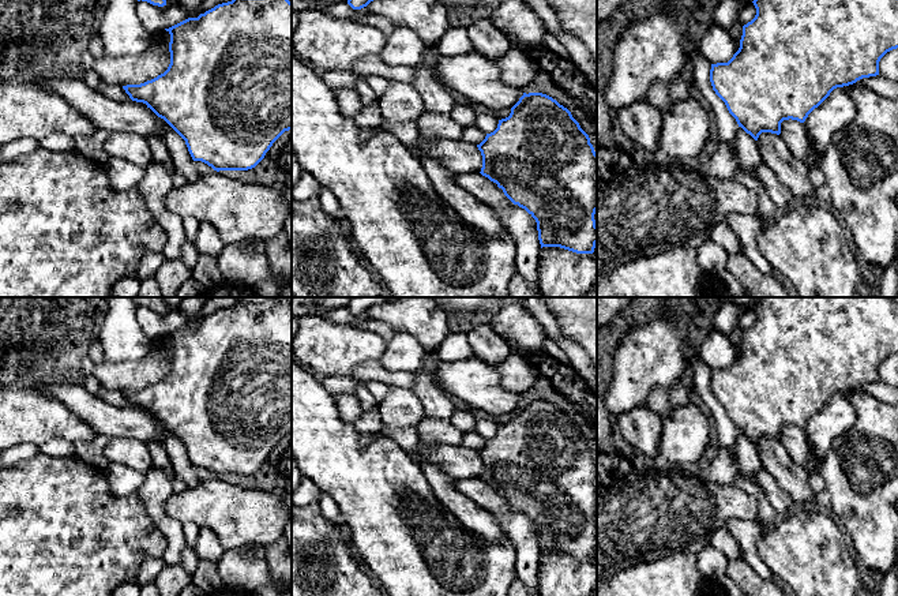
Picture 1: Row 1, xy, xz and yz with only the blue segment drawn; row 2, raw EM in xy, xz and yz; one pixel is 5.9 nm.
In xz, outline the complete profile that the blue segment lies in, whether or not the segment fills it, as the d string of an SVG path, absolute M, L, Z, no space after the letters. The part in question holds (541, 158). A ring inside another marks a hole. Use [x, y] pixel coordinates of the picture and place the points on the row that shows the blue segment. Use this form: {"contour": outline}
{"contour": "M523 93L511 108L508 117L499 120L497 128L477 145L482 155L481 175L496 183L504 195L525 209L537 222L542 247L560 247L576 254L593 254L597 244L597 153L589 135L571 112L542 93Z"}

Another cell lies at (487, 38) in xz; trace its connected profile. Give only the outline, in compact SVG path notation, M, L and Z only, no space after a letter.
M480 19L467 29L474 52L497 60L514 48L511 41L500 31L491 19Z

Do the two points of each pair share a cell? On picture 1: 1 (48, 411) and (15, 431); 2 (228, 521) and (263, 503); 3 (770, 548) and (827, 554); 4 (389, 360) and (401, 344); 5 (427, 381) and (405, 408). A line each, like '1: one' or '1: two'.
1: one
2: one
3: one
4: one
5: two

